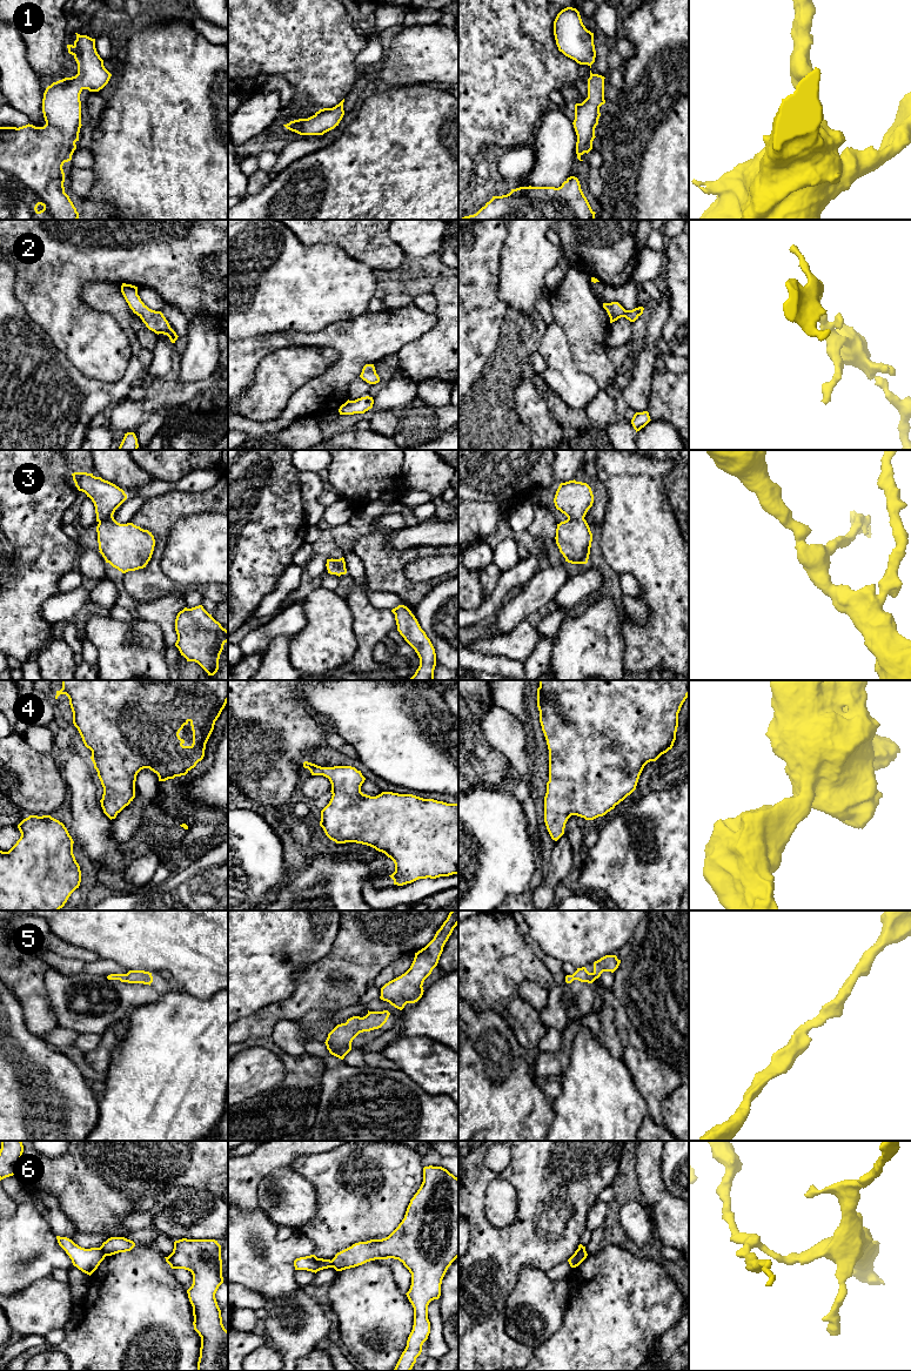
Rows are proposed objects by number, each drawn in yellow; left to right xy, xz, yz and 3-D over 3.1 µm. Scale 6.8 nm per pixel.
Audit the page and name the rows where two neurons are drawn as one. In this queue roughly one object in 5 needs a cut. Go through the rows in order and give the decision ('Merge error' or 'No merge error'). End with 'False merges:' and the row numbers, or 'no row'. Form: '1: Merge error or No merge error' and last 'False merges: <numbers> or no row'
1: No merge error
2: No merge error
3: No merge error
4: No merge error
5: No merge error
6: No merge error
False merges: no row

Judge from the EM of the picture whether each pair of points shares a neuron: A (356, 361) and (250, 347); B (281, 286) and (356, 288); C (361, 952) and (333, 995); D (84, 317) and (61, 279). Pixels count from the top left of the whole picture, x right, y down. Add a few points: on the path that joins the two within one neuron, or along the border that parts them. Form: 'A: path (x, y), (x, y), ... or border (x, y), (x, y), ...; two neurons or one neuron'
A: path (330, 340), (276, 341); one neuron
B: path (300, 286), (337, 287); one neuron
C: path (360, 963), (356, 978), (345, 989); one neuron
D: path (74, 308), (61, 295), (61, 288); one neuron

